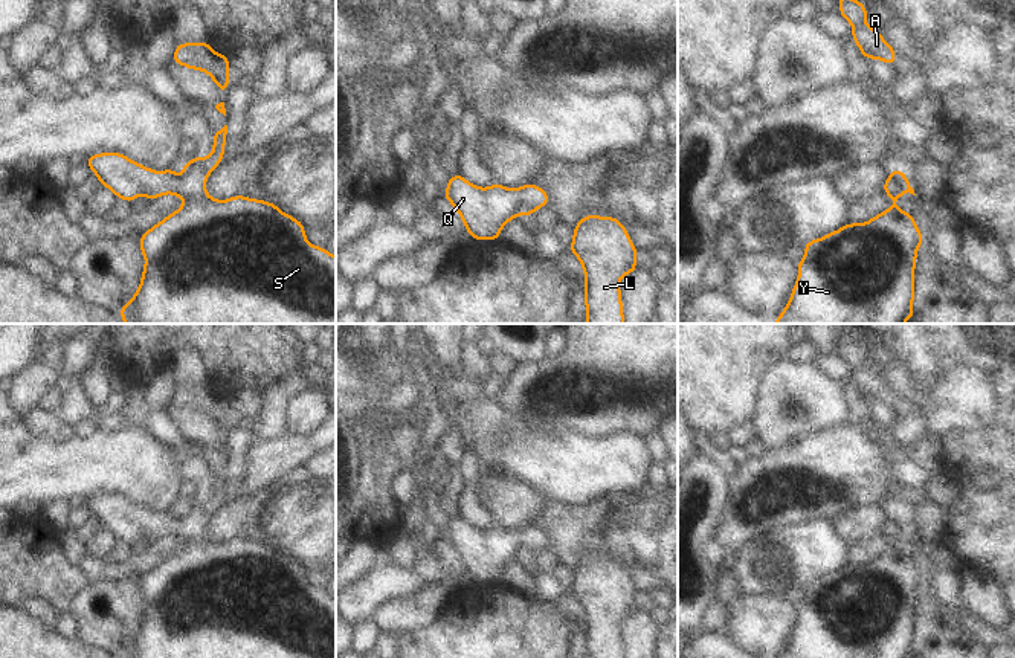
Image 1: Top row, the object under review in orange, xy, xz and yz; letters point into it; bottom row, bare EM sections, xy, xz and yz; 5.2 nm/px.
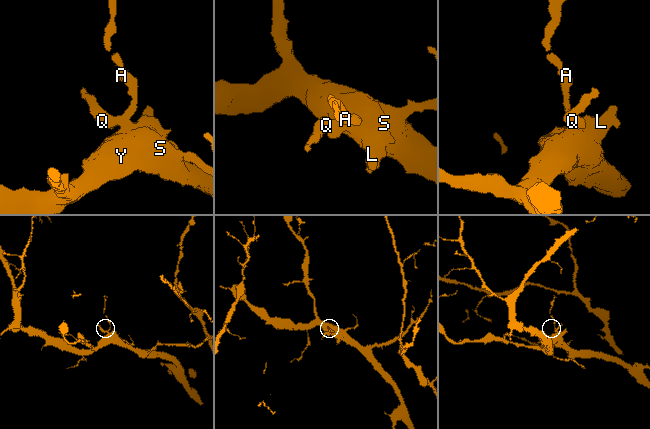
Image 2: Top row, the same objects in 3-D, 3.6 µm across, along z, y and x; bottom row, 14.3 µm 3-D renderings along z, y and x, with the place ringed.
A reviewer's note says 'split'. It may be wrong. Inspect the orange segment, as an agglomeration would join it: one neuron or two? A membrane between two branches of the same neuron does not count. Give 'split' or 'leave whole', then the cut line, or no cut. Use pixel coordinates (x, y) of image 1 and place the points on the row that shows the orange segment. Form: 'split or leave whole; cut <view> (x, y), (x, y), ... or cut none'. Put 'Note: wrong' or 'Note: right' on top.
Note: wrong
leave whole; cut none

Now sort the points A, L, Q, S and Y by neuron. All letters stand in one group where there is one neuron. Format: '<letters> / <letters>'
A L Q S Y

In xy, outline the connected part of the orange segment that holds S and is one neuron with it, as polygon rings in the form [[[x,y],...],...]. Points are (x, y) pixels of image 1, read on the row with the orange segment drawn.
[[[227,125],[220,131],[214,131],[214,150],[203,159],[195,156],[192,160],[183,163],[183,173],[176,174],[172,168],[166,171],[154,171],[143,165],[136,163],[122,153],[101,153],[87,157],[87,163],[93,174],[98,176],[99,185],[107,186],[118,198],[131,203],[140,194],[143,194],[148,202],[172,194],[183,198],[183,205],[162,221],[154,224],[147,232],[140,234],[140,252],[145,256],[145,266],[142,272],[142,279],[137,292],[133,298],[118,311],[125,324],[336,324],[336,256],[333,256],[325,247],[317,247],[307,241],[305,227],[301,220],[284,214],[275,203],[264,200],[249,198],[244,195],[235,195],[227,200],[215,200],[206,192],[206,179],[224,159]]]

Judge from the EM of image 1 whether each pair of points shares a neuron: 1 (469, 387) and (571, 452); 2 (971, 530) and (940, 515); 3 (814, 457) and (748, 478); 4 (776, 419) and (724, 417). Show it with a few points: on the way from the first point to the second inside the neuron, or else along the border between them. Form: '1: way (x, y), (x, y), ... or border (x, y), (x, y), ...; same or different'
1: way (489, 414), (544, 452); same
2: border (950, 509), (947, 530), (939, 541); different
3: way (797, 466), (765, 470); same
4: border (760, 383), (756, 411), (750, 420); different

